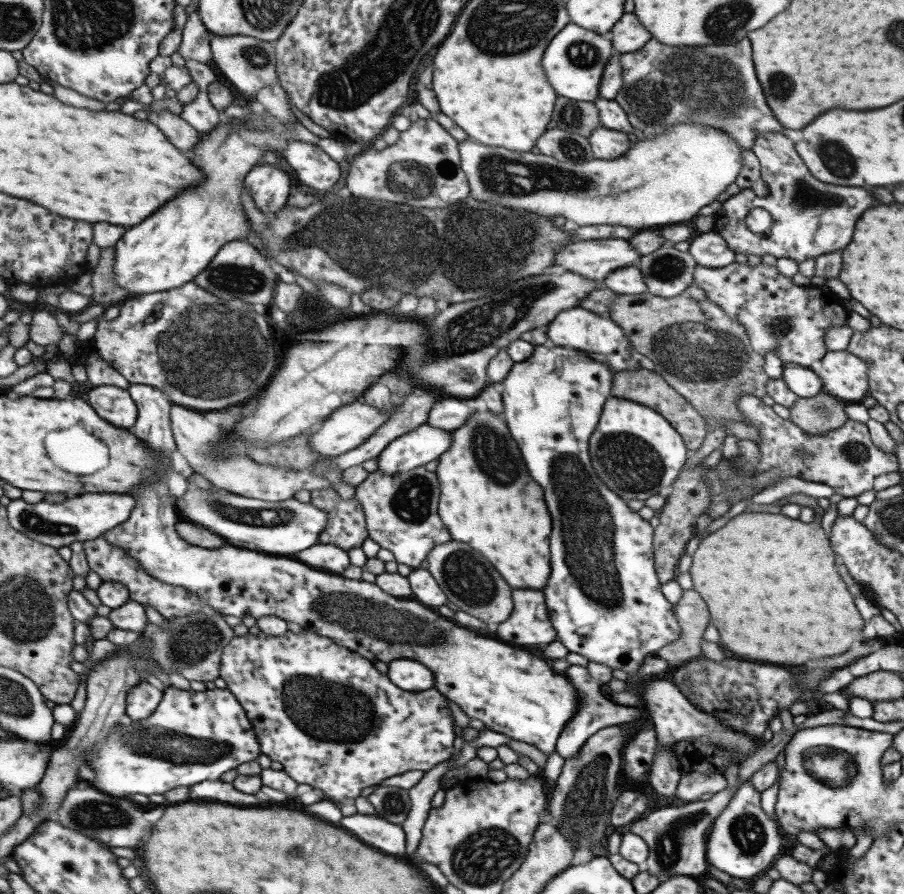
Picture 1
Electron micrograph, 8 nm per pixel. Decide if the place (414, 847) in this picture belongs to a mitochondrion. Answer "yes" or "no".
no

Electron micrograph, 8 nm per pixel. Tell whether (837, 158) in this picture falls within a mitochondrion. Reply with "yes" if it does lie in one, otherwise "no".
yes

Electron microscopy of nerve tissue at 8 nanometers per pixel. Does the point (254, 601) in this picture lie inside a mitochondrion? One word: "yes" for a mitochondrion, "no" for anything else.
no

